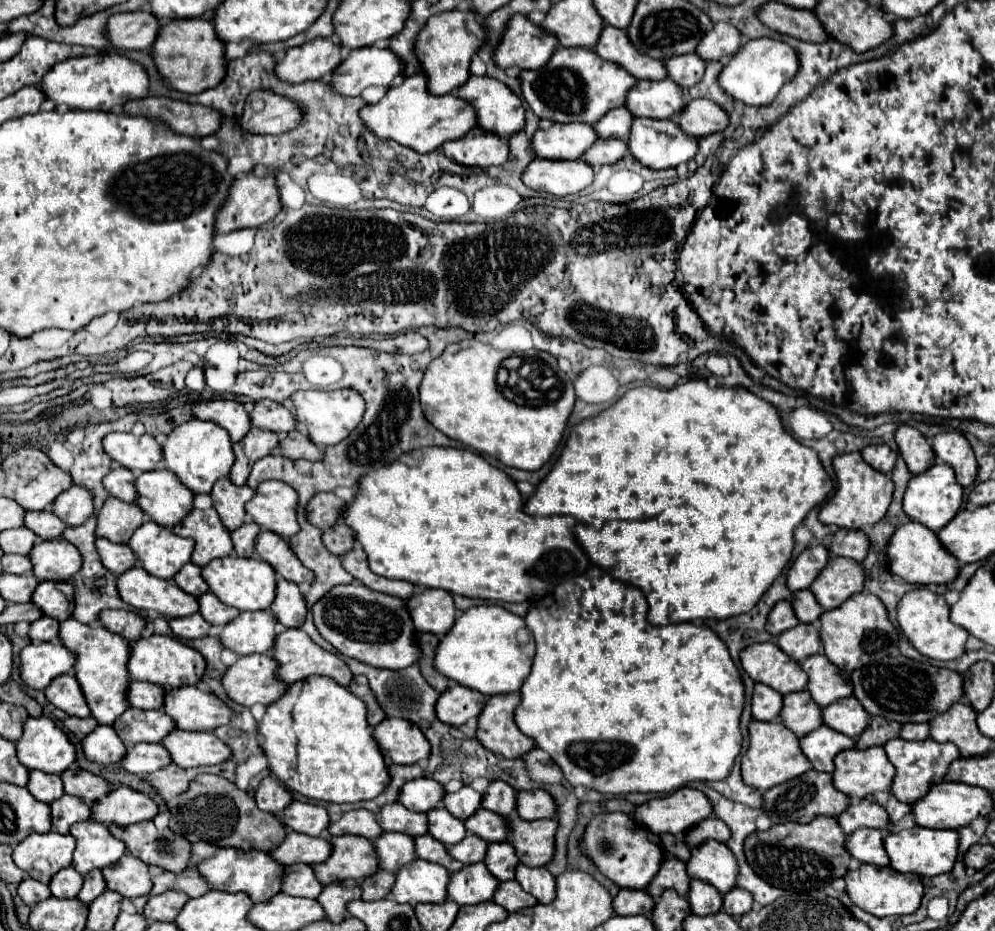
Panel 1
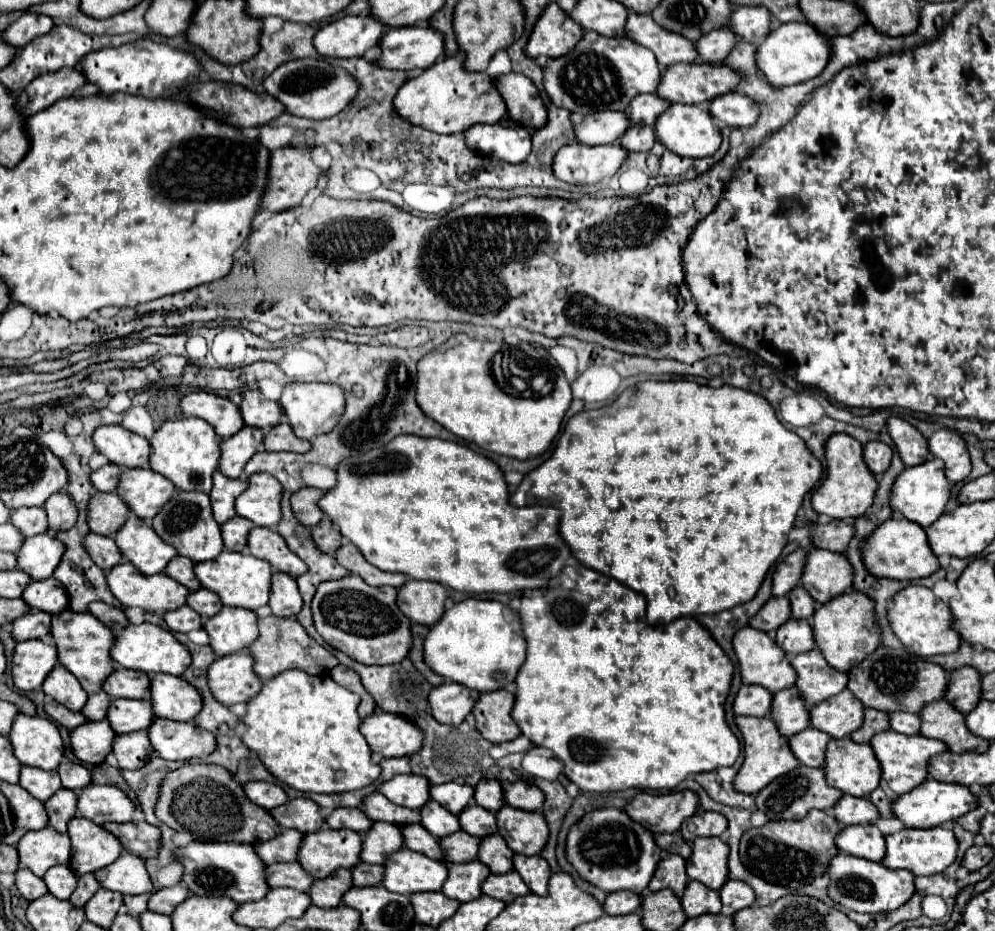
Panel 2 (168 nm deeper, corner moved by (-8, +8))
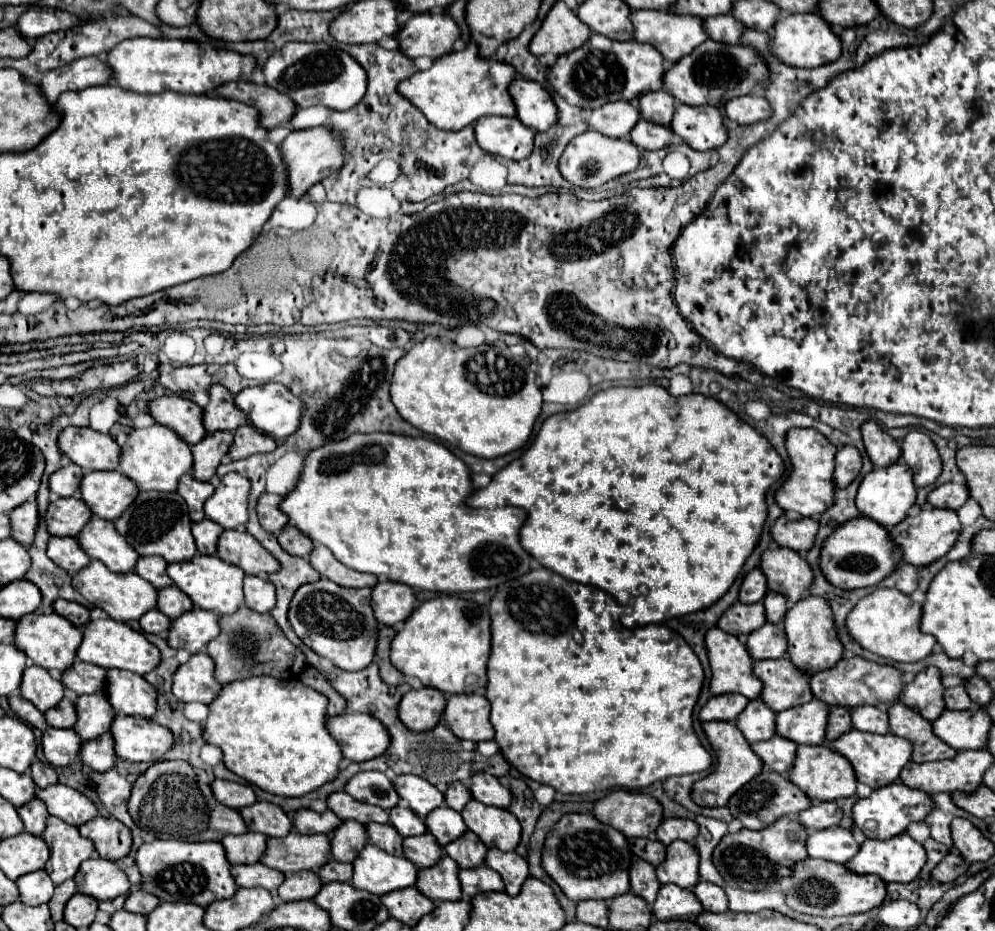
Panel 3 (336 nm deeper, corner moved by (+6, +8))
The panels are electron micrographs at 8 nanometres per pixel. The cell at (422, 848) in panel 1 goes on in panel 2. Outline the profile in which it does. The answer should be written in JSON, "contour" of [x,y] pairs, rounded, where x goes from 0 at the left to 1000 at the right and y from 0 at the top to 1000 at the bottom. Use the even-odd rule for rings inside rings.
{"contour":[[[417,884],[417,886],[403,888],[403,895],[405,895],[405,905],[407,905],[409,912],[425,916],[431,923],[439,923],[439,925],[445,923],[445,914],[441,910],[441,901],[435,899],[431,893],[427,893],[425,886]]]}

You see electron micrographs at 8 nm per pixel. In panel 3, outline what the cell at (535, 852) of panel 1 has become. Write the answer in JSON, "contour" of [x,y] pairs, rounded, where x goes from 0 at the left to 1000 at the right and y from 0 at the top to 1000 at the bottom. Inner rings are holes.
{"contour":[[[471,860],[463,875],[469,890],[475,893],[491,912],[495,905],[504,914],[520,912],[524,903],[524,886],[514,871]]]}

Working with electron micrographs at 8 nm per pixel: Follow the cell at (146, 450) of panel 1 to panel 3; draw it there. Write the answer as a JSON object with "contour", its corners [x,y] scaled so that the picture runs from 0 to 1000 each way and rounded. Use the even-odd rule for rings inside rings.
{"contour":[[[67,459],[59,465],[59,480],[83,506],[114,506],[120,502],[122,480],[112,467],[91,459]]]}

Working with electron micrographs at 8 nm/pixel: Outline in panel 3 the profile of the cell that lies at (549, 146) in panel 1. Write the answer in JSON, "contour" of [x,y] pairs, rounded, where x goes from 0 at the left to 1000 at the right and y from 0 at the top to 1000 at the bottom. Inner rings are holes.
{"contour":[[[610,111],[608,115],[596,117],[588,132],[592,139],[616,149],[630,149],[632,141],[642,128],[642,119],[634,111]]]}

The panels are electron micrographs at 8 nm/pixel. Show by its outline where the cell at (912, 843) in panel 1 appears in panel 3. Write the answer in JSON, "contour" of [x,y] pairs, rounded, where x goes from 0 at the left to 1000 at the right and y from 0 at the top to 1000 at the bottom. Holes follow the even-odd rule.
{"contour":[[[906,895],[906,897],[899,897],[899,899],[889,901],[889,903],[871,901],[865,908],[865,914],[861,916],[861,921],[857,921],[851,929],[853,929],[853,933],[857,933],[861,938],[879,938],[889,948],[895,948],[895,946],[914,948],[914,946],[922,944],[922,940],[926,938],[930,927],[932,927],[930,910],[926,905],[922,905],[920,901],[916,901],[912,895]]]}

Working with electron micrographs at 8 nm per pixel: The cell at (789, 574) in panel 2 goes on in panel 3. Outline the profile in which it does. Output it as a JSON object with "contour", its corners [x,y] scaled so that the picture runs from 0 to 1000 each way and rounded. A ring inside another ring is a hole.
{"contour":[[[757,611],[751,615],[747,628],[745,628],[745,637],[743,637],[743,646],[745,648],[761,648],[761,646],[767,646],[771,637],[771,620],[767,613]]]}

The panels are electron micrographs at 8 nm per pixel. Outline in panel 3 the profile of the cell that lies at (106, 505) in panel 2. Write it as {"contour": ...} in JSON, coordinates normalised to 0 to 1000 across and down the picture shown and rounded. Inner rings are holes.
{"contour":[[[63,534],[55,536],[45,553],[47,568],[51,575],[59,577],[77,577],[83,566],[91,560],[93,551],[81,534]]]}

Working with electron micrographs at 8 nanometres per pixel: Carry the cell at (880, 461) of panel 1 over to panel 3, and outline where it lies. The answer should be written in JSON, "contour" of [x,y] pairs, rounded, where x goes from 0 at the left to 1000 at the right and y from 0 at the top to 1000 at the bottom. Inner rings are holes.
{"contour":[[[847,478],[843,480],[839,489],[839,519],[841,523],[851,523],[865,506],[867,502],[867,491],[857,478]]]}

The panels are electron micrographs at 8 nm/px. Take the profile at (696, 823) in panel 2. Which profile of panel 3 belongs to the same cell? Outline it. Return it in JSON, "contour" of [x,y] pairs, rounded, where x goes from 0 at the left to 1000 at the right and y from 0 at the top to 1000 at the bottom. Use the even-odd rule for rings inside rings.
{"contour":[[[668,880],[664,888],[660,888],[660,901],[668,908],[680,901],[698,905],[701,897],[703,897],[703,888],[696,880]]]}

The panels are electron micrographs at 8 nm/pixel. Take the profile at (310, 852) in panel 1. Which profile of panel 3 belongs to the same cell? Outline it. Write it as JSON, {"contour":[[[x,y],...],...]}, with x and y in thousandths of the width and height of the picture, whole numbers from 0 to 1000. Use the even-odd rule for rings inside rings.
{"contour":[[[248,895],[248,897],[228,897],[222,905],[226,910],[228,923],[232,929],[242,927],[260,927],[268,912],[268,897]]]}

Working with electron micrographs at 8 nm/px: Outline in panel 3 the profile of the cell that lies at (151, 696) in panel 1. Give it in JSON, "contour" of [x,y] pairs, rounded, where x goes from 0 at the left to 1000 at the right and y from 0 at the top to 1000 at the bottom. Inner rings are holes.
{"contour":[[[77,710],[69,721],[61,727],[63,736],[71,740],[77,747],[93,747],[106,742],[106,719],[97,714],[89,714],[83,710]]]}

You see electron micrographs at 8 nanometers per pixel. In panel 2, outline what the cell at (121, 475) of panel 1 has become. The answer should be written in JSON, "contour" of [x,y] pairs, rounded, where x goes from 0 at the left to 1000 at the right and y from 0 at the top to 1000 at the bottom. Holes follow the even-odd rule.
{"contour":[[[108,497],[102,504],[97,504],[97,506],[91,508],[91,521],[97,527],[116,527],[118,517],[120,517],[120,508],[122,508],[120,502]]]}

